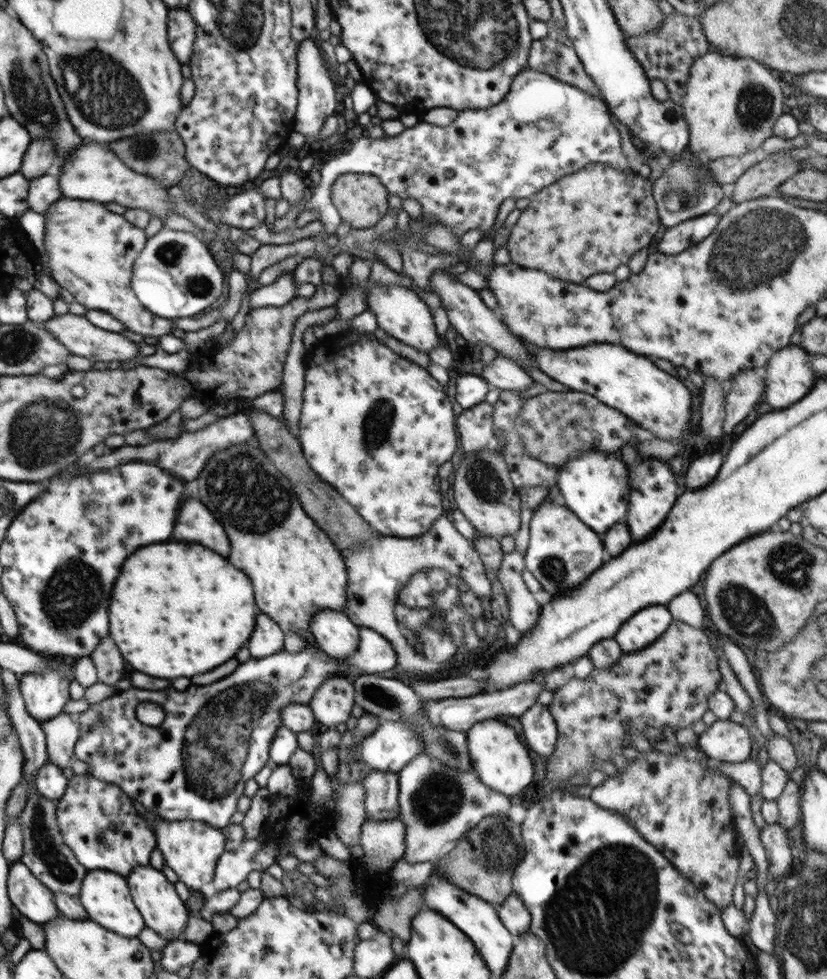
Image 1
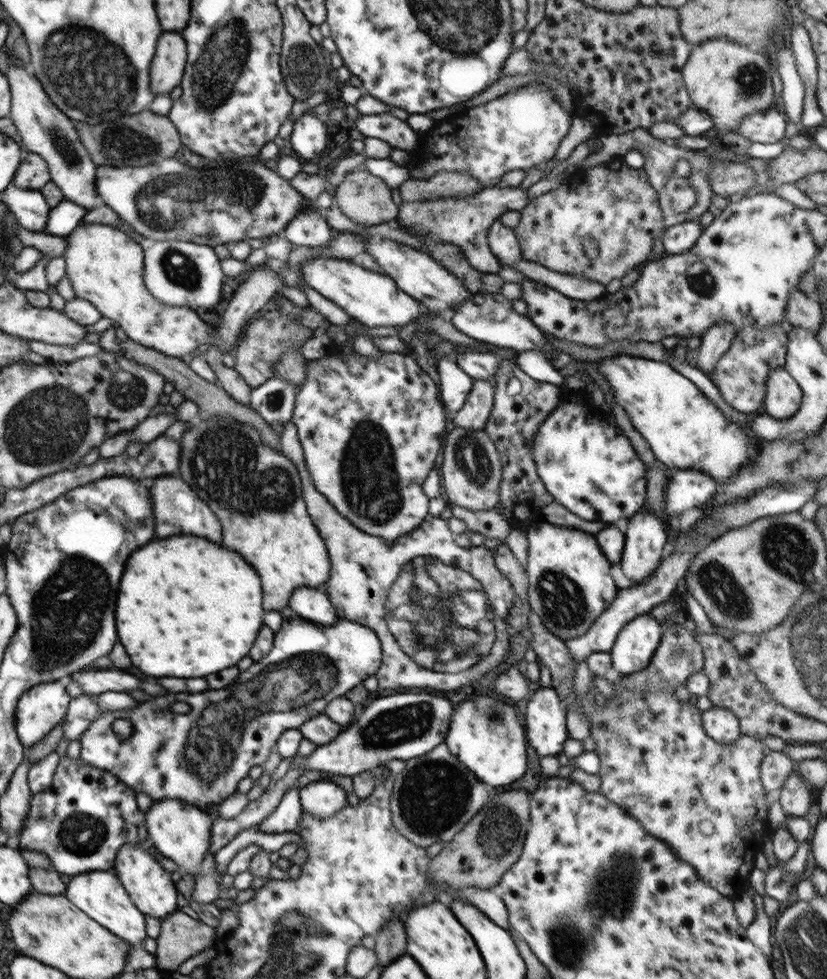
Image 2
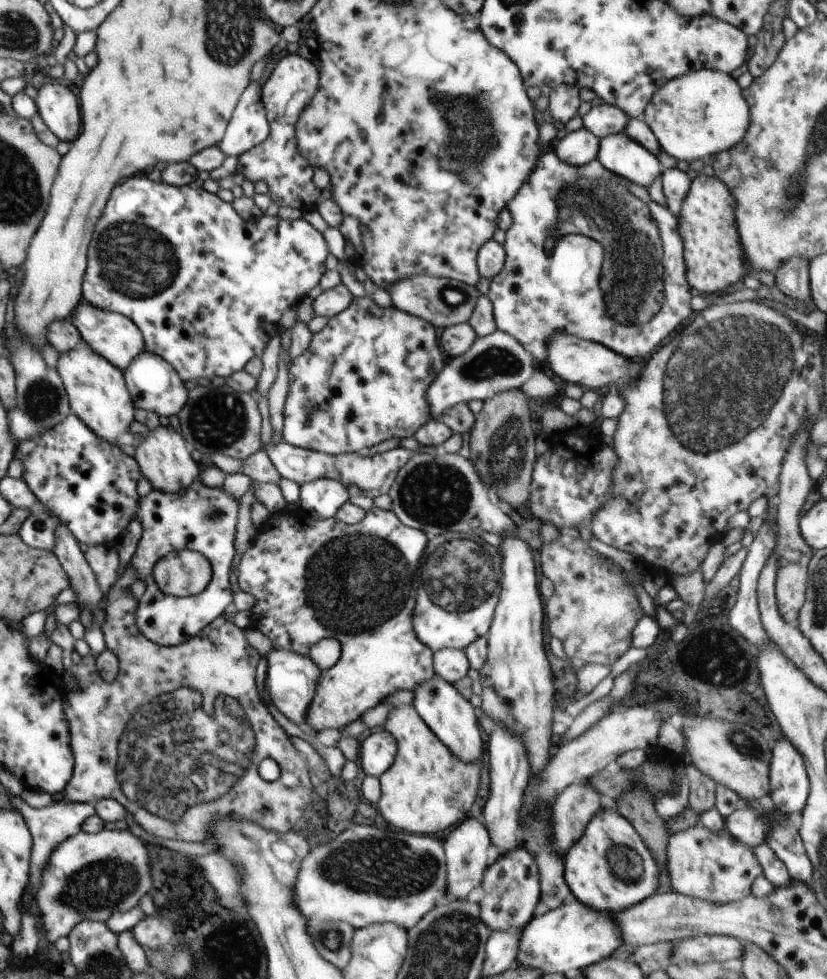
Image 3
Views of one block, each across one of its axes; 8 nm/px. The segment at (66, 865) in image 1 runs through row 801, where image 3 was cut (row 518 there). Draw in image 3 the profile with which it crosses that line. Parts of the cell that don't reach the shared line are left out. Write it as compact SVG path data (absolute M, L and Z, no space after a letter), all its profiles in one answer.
M37 507L30 511L30 516L22 524L19 535L28 546L50 552L56 544L56 528L59 520L46 509Z

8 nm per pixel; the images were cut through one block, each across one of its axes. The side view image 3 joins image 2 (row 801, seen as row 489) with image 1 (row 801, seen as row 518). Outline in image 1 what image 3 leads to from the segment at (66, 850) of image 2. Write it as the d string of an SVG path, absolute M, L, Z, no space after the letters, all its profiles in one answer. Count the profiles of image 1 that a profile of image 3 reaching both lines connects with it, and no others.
M76 774L69 779L65 796L57 801L57 819L66 844L86 870L109 870L127 877L136 866L149 866L151 852L158 846L158 839L143 816L134 808L132 798L115 784L104 782L90 774Z

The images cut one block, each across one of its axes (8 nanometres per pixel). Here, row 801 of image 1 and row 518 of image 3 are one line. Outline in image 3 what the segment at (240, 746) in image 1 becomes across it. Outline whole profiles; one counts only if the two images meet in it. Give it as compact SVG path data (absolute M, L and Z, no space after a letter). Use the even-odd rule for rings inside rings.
M200 477L192 486L178 494L158 492L152 489L146 496L140 497L136 516L142 522L142 535L129 564L132 564L136 579L144 580L146 590L139 598L135 624L148 639L160 646L180 646L194 638L202 628L216 621L228 604L232 602L230 588L230 568L234 550L234 532L238 518L238 502L228 496L222 488L208 488L200 482ZM195 550L208 559L212 574L208 586L200 594L188 597L168 595L157 585L153 576L156 562L169 552Z

